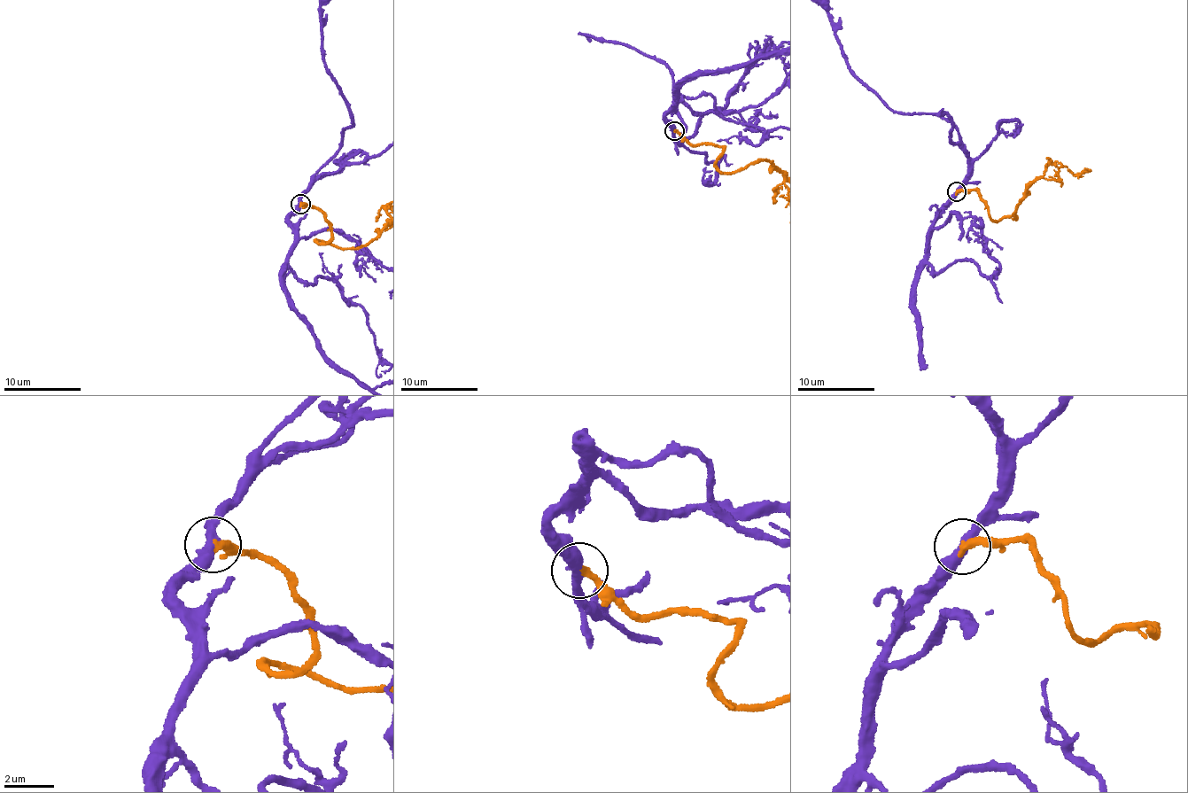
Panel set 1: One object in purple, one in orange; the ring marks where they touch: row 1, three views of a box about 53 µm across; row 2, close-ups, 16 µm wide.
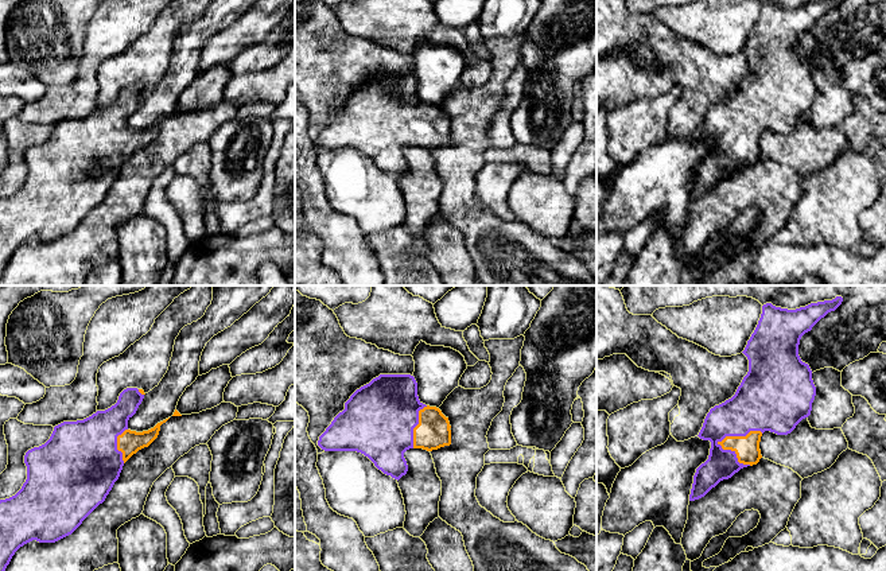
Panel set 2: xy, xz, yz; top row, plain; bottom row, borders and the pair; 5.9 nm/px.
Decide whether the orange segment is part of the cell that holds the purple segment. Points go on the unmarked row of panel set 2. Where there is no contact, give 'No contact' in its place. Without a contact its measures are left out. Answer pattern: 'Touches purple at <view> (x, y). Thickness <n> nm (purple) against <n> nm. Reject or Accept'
Touches purple at yz (739, 133). Thickness 360 nm (purple) against 150 nm. Accept

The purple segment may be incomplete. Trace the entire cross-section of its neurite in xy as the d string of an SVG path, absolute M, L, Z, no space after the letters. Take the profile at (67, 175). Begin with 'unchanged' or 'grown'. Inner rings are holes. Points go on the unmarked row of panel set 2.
grown; M127 86L110 106L83 119L55 124L44 143L26 151L26 180L15 194L0 198L0 275L24 242L32 238L55 241L71 233L105 199L124 162L158 136L160 124L168 117L143 131L128 127L128 119L136 112L144 93L143 88Z

